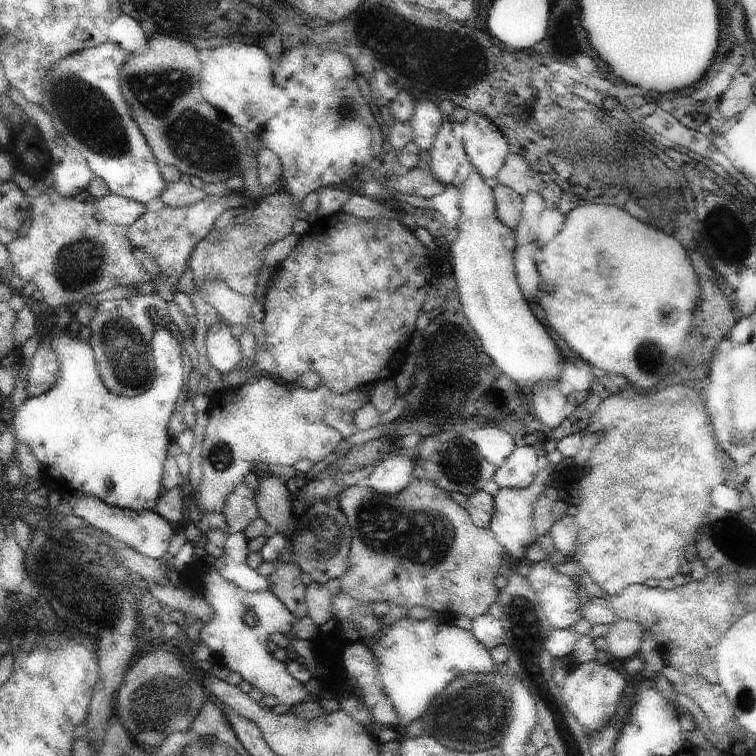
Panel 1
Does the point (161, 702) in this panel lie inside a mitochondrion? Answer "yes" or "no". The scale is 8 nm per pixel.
yes

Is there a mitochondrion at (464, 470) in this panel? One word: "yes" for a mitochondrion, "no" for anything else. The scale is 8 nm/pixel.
yes

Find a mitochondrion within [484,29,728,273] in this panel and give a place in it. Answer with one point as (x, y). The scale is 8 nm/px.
(582, 123)

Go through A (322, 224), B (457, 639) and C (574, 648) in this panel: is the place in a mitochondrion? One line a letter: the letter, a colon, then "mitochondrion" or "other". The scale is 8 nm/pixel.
A: other
B: other
C: other

